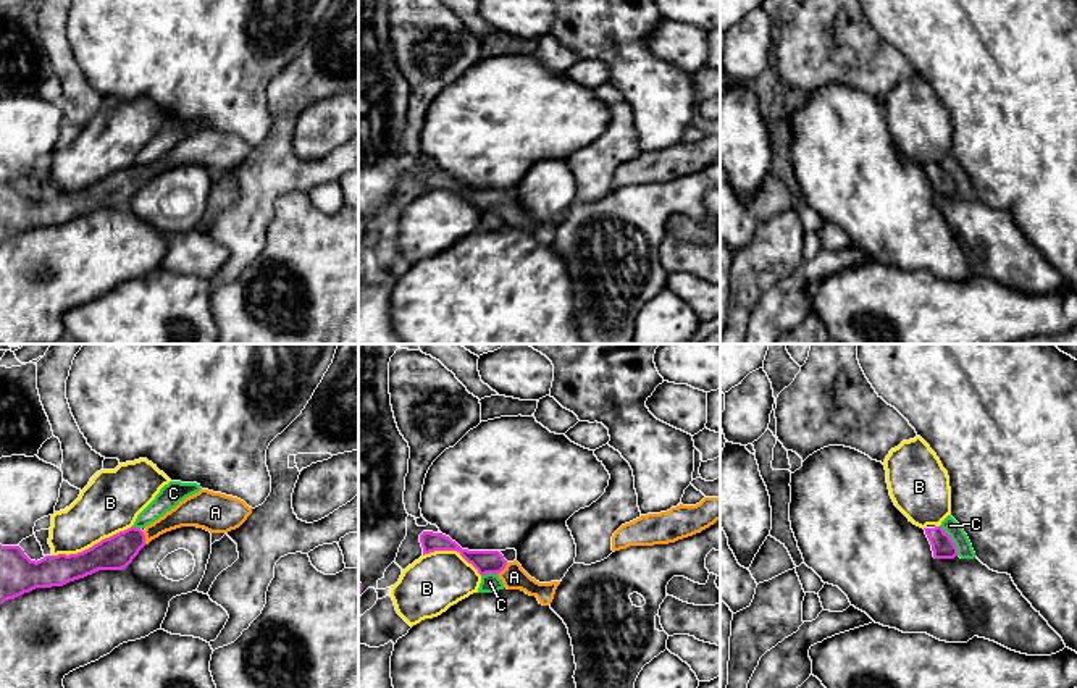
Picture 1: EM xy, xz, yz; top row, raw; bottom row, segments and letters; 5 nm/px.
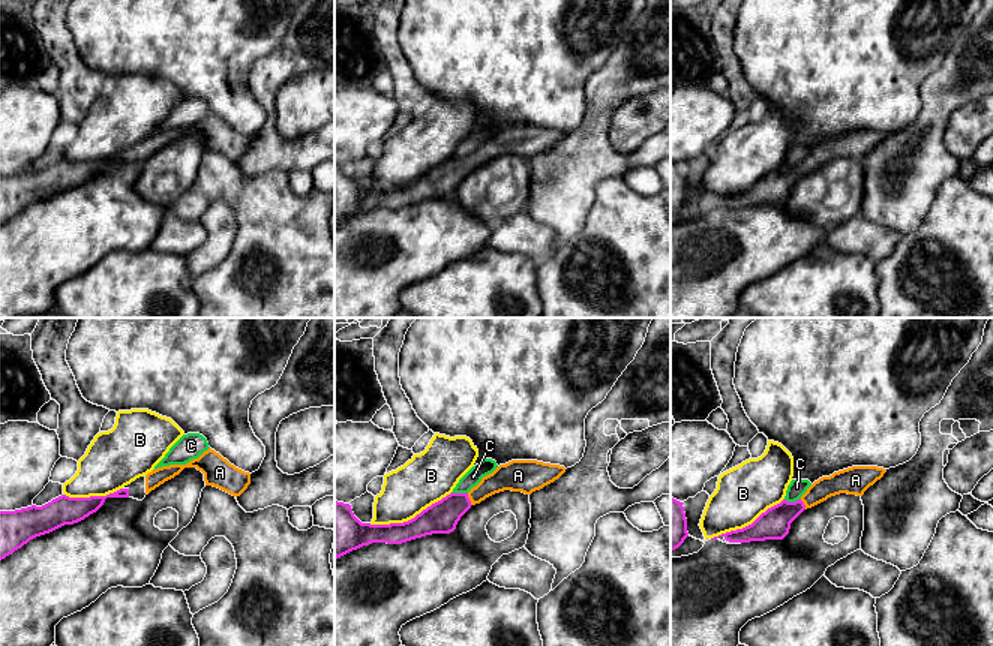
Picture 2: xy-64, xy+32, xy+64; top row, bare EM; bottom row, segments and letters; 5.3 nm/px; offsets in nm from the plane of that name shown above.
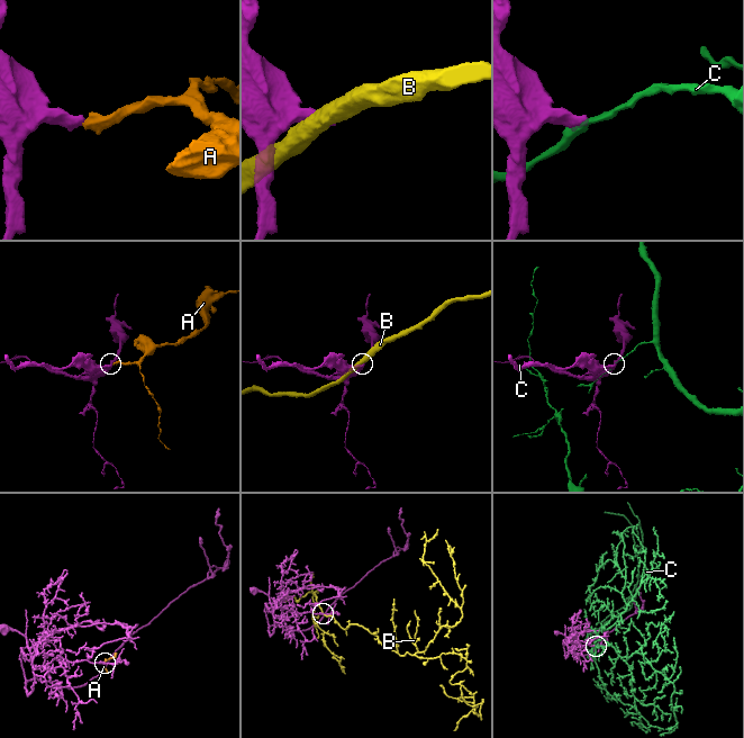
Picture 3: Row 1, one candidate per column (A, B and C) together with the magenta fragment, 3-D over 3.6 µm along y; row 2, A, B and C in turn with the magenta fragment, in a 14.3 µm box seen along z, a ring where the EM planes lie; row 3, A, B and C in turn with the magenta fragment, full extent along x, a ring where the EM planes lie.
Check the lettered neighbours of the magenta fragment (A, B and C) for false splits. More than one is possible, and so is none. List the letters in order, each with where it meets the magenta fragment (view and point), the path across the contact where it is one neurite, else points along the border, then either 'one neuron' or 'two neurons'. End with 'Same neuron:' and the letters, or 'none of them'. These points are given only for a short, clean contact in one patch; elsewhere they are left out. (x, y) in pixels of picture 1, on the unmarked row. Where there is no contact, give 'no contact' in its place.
A: contact xz (502, 207); way xz (485, 201), (494, 201), (502, 207), (514, 215); one neuron
B: contact xy (92, 184); two neurons
C: contact yz (951, 178); border yz (940, 163), (953, 180), (958, 192); two neurons
Same neuron: A

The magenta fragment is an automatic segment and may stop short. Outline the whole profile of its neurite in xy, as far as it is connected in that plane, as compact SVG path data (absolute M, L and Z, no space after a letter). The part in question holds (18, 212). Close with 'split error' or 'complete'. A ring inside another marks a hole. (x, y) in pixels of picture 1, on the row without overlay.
M200 128L163 155L140 166L131 165L78 192L45 194L31 199L19 184L0 182L0 242L36 226L63 224L98 208L123 208L139 189L160 173L197 165L210 171L239 166L252 152L244 139Z | split error

